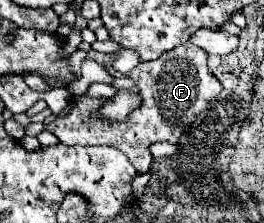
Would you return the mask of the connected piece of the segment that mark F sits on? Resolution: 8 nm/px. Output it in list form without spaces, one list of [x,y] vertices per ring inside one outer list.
[[[185,43],[177,49],[165,51],[159,59],[139,63],[129,77],[139,87],[143,97],[143,105],[129,115],[127,121],[99,121],[91,117],[93,109],[99,109],[103,99],[91,97],[77,97],[73,111],[67,117],[57,117],[55,121],[47,123],[45,129],[51,131],[59,143],[65,145],[109,145],[119,149],[127,155],[131,165],[145,173],[151,167],[151,153],[149,147],[157,141],[177,143],[181,133],[195,121],[195,117],[207,109],[209,101],[213,101],[221,93],[221,83],[213,73],[207,69],[207,53],[197,49],[191,43]]]

